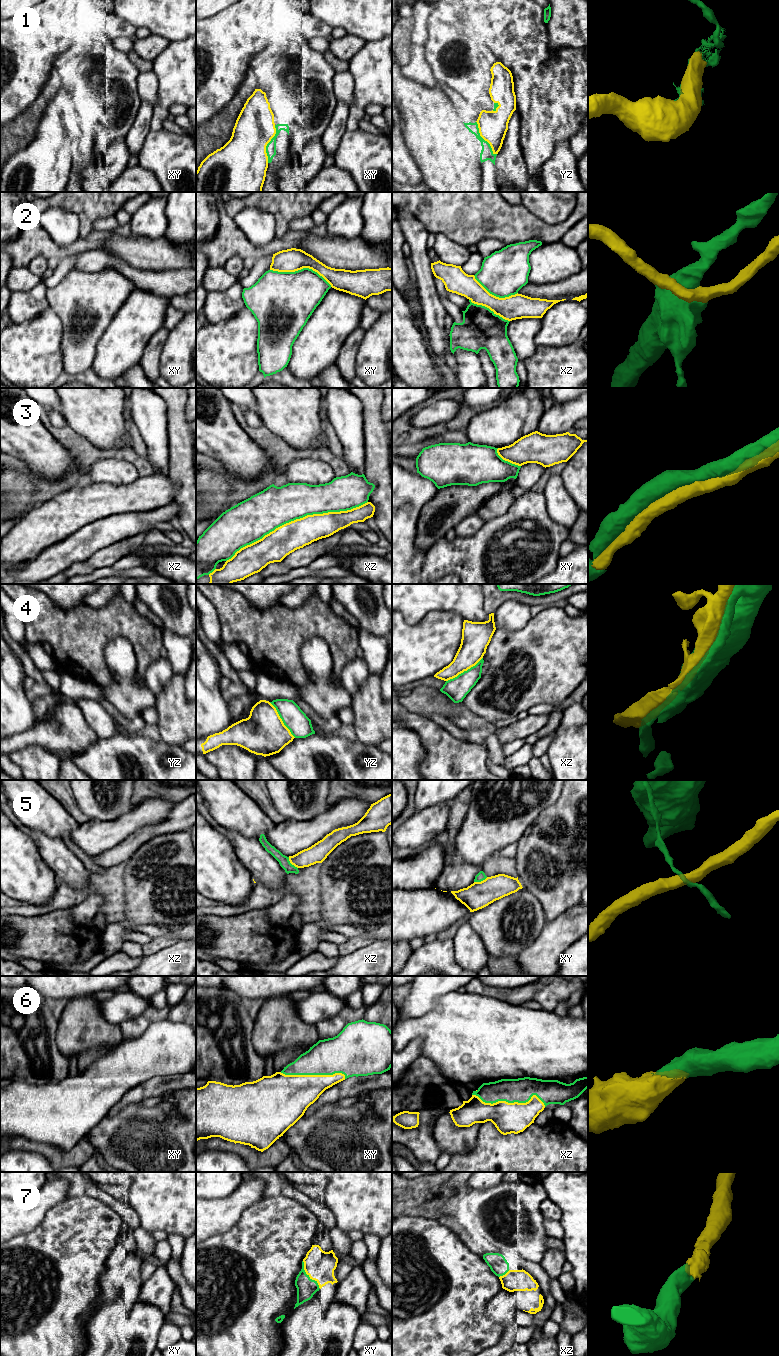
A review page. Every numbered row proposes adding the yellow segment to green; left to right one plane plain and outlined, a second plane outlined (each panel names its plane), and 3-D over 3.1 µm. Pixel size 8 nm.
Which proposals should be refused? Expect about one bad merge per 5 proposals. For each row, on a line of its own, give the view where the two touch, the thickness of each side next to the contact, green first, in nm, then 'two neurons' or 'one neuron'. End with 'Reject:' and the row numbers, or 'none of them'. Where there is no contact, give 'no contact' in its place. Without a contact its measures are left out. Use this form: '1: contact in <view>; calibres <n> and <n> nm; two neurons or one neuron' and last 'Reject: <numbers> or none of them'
1: contact in xy; calibres 80 and 400 nm; two neurons
2: contact in xy; calibres 420 and 190 nm; two neurons
3: contact in xz; calibres 320 and 220 nm; one neuron
4: contact in xz; calibres 180 and 220 nm; one neuron
5: contact in xz; calibres 90 and 160 nm; two neurons
6: contact in xz; calibres 200 and 240 nm; one neuron
7: contact in xy; calibres 160 and 240 nm; one neuron
Reject: 1, 2, 5

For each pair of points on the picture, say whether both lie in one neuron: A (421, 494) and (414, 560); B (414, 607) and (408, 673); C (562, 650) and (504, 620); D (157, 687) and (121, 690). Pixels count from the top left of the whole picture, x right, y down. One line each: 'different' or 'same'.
A: same
B: different
C: different
D: different

